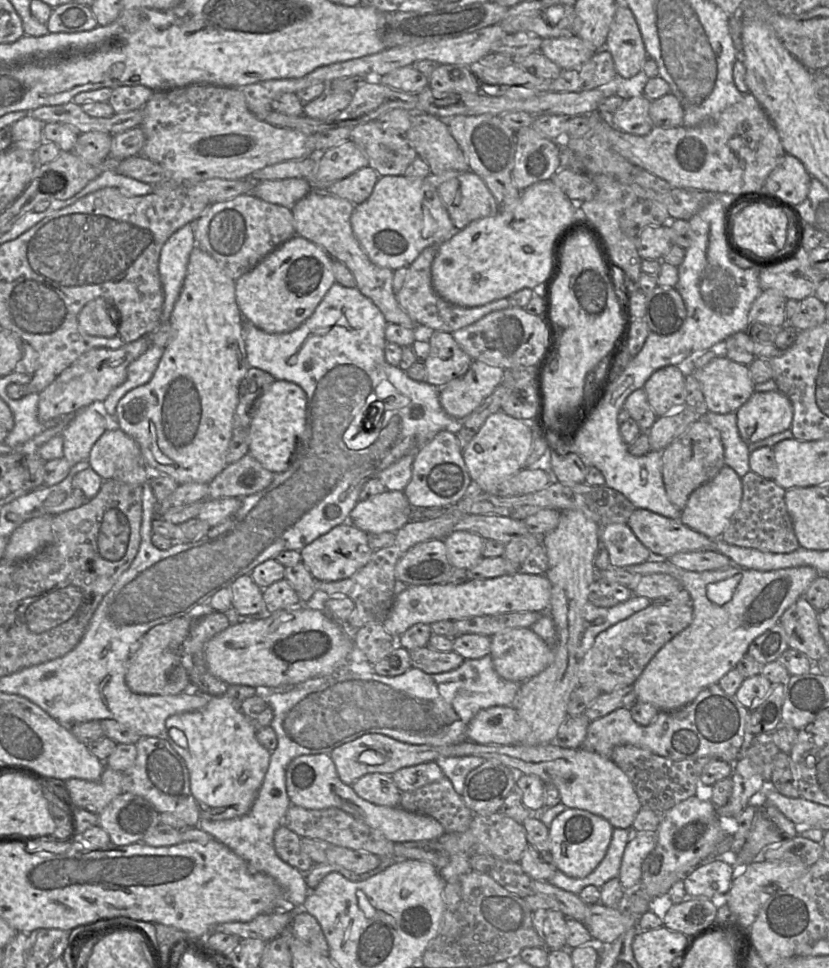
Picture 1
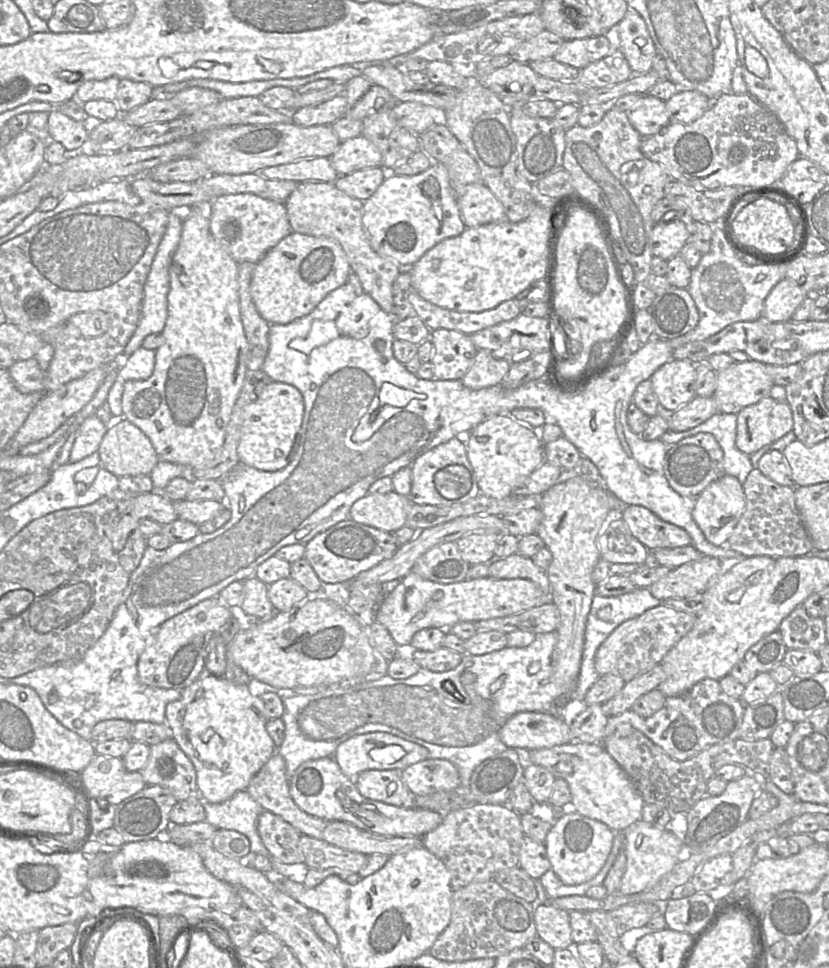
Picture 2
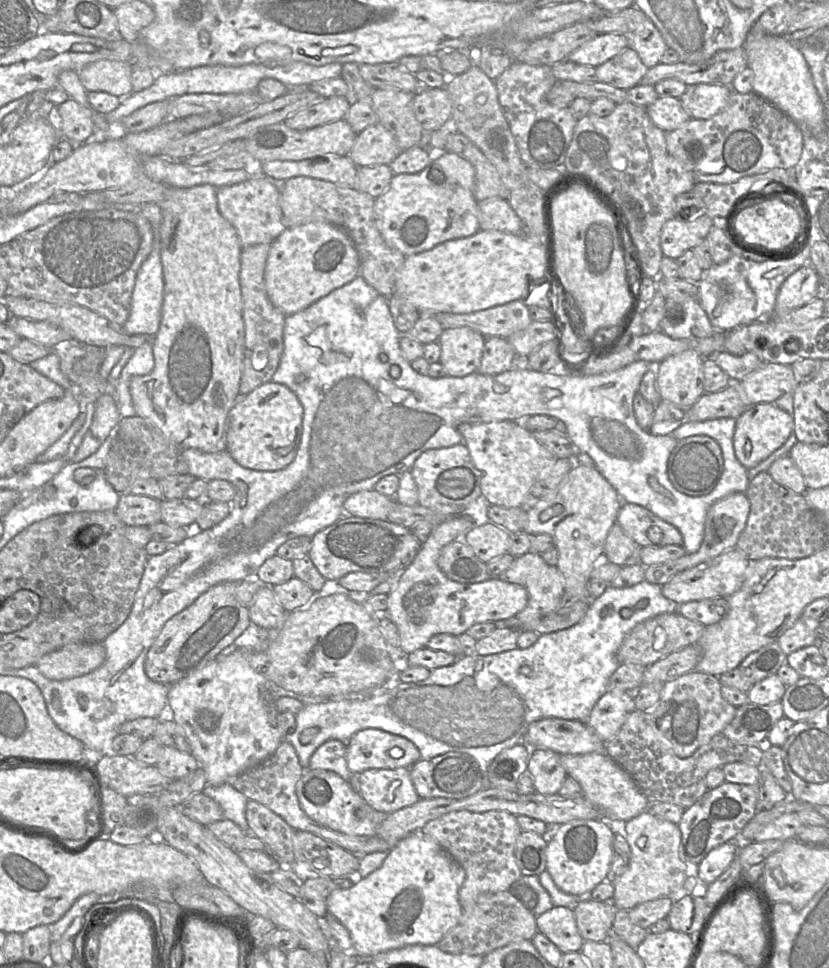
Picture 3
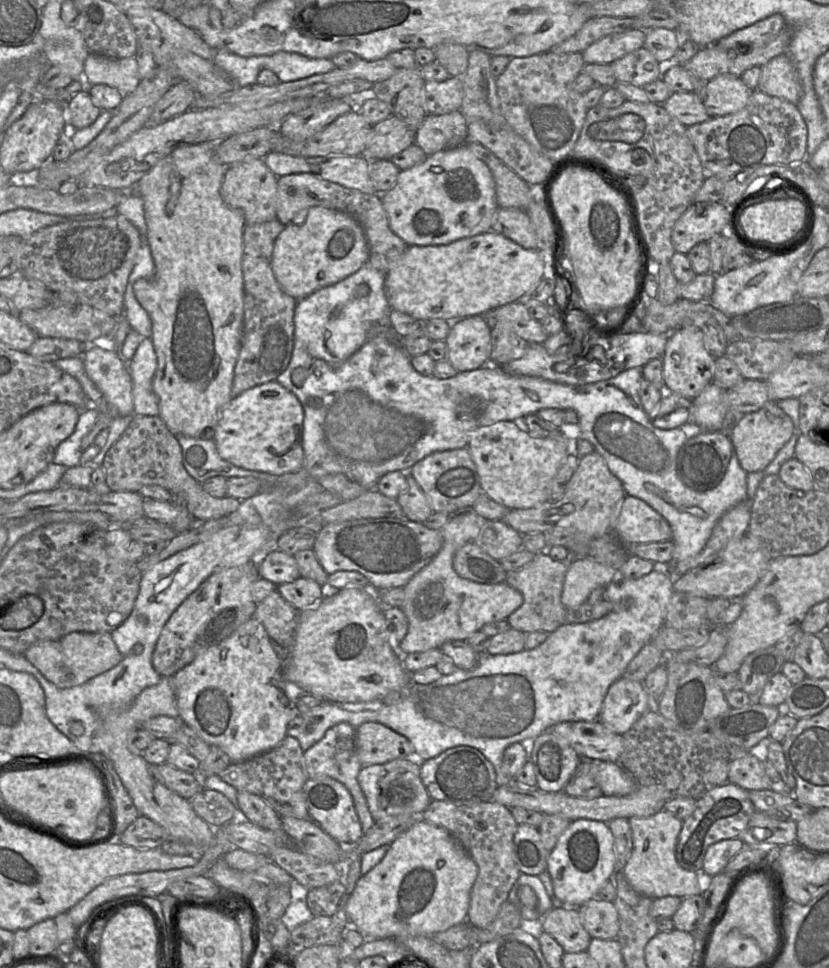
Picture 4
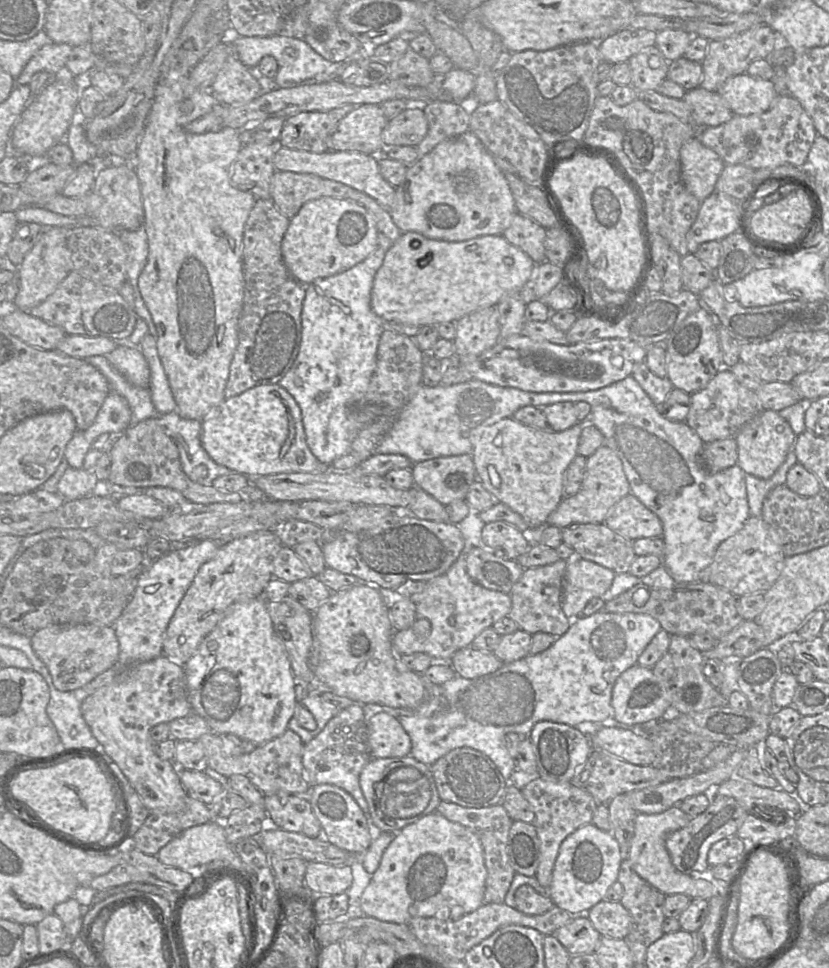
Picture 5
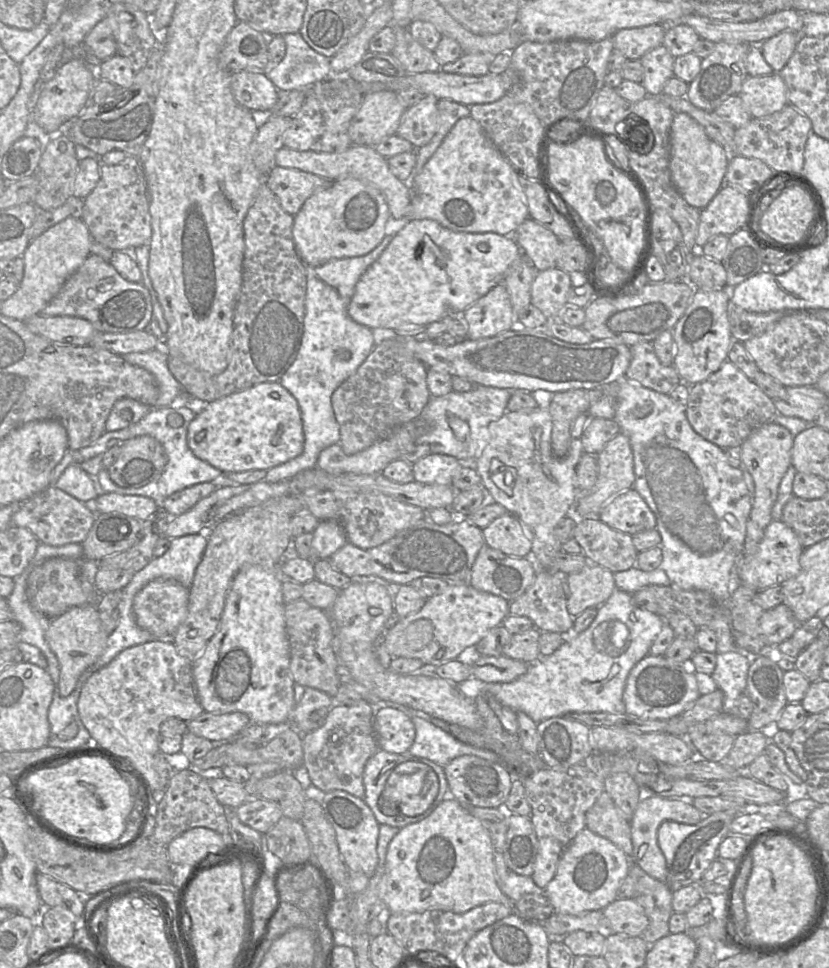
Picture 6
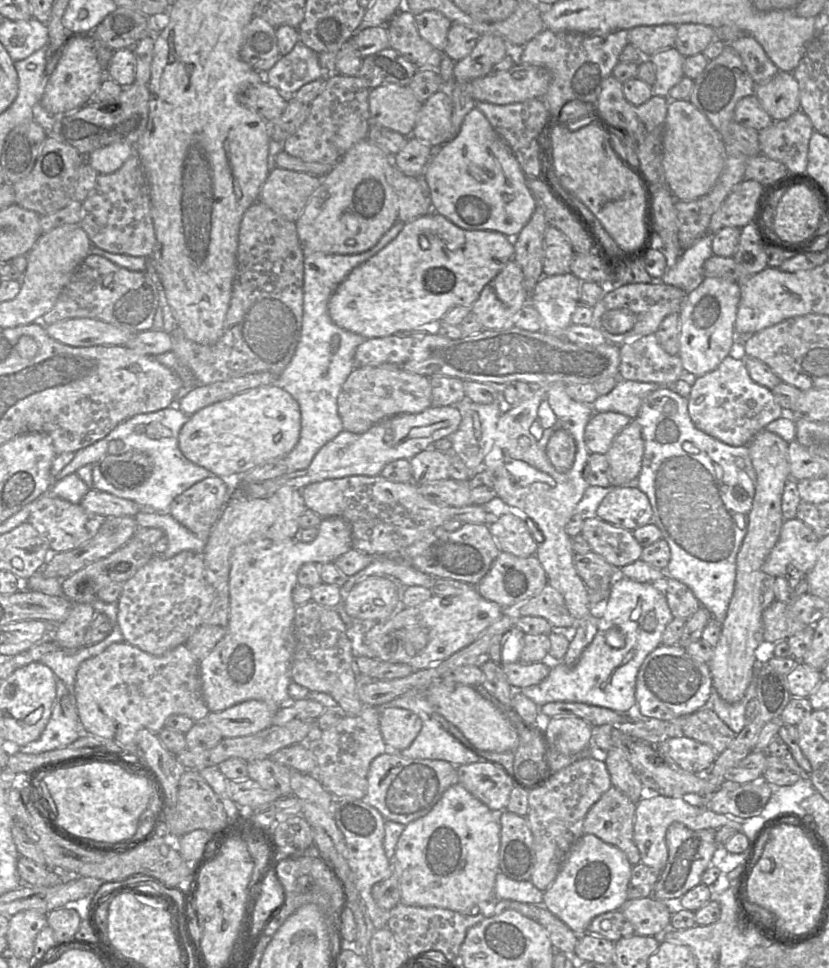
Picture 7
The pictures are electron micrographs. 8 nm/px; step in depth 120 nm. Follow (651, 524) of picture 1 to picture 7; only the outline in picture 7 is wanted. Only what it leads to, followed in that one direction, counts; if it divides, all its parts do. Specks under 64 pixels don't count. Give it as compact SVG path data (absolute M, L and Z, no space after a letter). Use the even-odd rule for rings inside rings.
M628 484L609 489L597 508L596 517L630 531L652 522L650 501L636 485Z

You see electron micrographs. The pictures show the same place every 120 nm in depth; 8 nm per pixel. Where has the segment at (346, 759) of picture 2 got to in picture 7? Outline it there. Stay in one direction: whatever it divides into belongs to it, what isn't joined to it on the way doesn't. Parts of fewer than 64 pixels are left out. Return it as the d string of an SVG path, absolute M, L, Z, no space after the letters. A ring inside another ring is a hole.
M385 708L379 713L379 725L387 747L398 752L411 745L422 728L422 721L411 710Z

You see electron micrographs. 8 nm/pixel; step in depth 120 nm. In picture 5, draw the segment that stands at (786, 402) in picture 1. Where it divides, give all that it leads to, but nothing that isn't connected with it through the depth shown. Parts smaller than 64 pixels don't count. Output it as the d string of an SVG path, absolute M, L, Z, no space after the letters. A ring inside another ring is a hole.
M762 410L735 435L738 448L737 465L745 474L750 474L760 479L769 479L784 463L796 438L797 436L790 424L778 412Z

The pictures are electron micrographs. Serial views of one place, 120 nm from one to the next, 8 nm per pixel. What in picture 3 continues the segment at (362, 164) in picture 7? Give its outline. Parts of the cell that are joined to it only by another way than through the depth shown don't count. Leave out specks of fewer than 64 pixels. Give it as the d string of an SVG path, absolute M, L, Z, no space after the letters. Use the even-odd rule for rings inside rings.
M325 222L285 228L270 245L264 283L270 302L285 316L300 312L360 275L358 253L349 236Z

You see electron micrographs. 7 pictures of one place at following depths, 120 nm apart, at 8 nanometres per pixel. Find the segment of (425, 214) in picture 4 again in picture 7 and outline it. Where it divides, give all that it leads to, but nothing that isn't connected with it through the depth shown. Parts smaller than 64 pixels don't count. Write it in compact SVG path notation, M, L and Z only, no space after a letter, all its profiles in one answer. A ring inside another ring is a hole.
M476 107L465 116L458 134L428 161L424 179L430 189L432 210L466 230L519 234L536 208L527 177L511 147Z

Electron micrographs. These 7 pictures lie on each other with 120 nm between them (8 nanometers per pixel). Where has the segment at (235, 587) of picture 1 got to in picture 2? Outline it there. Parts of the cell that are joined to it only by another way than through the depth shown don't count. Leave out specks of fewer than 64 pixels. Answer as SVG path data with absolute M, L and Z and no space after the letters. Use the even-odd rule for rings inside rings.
M255 576L243 581L244 598L240 611L244 614L259 619L266 619L275 613L267 592L269 585L257 579Z

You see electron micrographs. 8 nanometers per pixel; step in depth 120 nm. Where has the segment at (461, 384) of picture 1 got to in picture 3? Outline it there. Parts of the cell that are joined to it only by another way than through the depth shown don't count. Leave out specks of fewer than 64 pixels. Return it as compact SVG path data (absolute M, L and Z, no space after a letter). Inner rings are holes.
M486 338L480 366L476 372L484 375L497 375L512 368L516 352L507 339Z

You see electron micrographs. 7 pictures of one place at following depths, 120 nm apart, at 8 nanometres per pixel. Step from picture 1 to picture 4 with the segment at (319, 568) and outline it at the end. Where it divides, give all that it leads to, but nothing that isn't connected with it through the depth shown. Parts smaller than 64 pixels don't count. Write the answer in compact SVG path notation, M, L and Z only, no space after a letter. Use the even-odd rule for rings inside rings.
M366 518L323 524L317 532L313 551L328 575L337 571L356 571L369 581L371 591L380 593L404 587L440 551L440 530L404 518Z

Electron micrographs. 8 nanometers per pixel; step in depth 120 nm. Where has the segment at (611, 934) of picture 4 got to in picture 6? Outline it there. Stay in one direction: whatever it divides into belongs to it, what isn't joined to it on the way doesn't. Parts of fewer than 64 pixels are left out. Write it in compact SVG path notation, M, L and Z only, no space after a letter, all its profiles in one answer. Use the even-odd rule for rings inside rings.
M616 899L602 910L607 932L640 936L648 926L644 909L634 899Z

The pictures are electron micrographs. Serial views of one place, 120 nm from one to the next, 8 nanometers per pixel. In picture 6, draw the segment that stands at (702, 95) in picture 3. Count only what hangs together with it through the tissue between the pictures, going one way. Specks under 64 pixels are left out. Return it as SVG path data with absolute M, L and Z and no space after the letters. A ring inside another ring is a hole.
M777 72L763 76L748 76L738 95L752 118L771 115L789 104L787 86Z

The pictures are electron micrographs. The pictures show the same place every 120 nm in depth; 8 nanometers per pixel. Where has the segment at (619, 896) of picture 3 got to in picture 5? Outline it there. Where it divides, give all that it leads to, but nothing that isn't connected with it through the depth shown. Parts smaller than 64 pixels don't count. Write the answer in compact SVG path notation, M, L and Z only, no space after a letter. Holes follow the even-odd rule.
M677 805L659 814L638 813L635 818L635 831L628 852L628 860L631 868L649 884L654 886L666 896L672 894L685 894L691 899L702 898L709 900L716 895L723 896L723 888L711 875L704 878L693 877L680 872L673 865L666 848L668 835L686 827L691 817L683 812Z

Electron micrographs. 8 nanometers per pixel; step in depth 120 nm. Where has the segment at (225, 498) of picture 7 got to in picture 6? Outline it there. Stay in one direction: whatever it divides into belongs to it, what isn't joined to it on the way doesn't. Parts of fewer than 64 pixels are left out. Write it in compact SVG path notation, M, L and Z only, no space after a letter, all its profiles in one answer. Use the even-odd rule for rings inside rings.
M205 482L193 485L167 497L161 509L170 517L179 516L191 509L198 501L207 497L218 487L218 483Z

